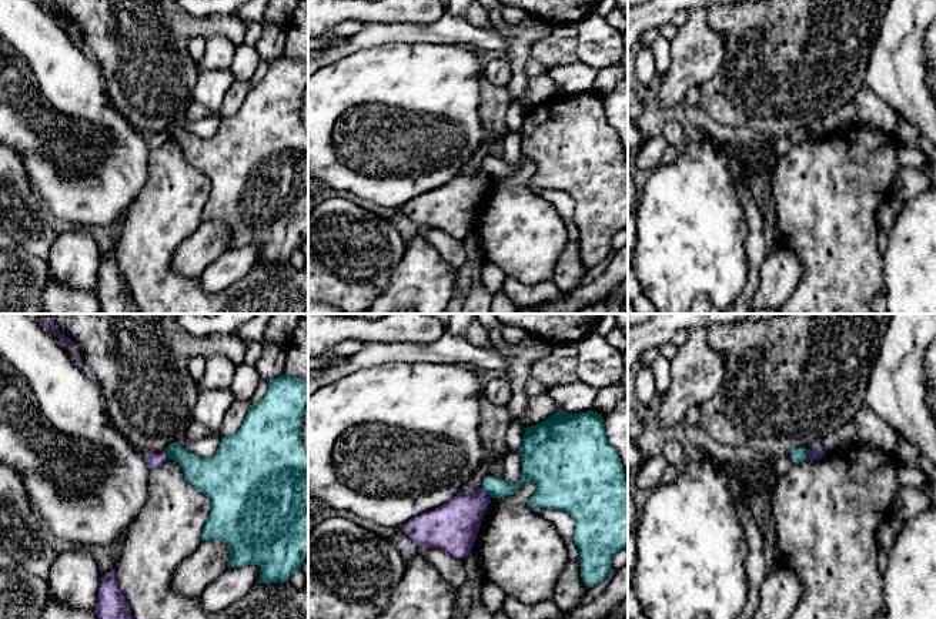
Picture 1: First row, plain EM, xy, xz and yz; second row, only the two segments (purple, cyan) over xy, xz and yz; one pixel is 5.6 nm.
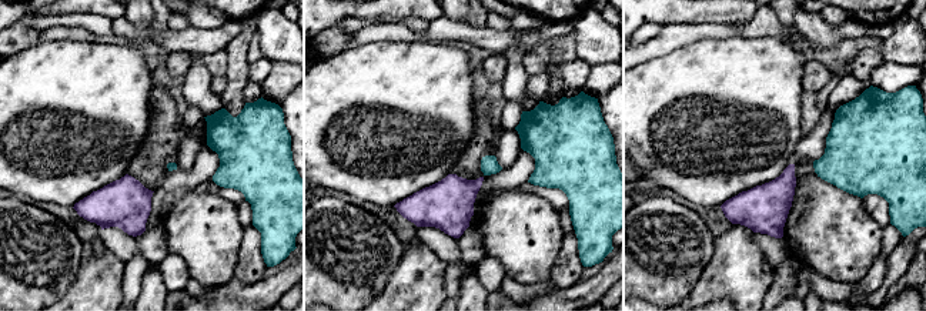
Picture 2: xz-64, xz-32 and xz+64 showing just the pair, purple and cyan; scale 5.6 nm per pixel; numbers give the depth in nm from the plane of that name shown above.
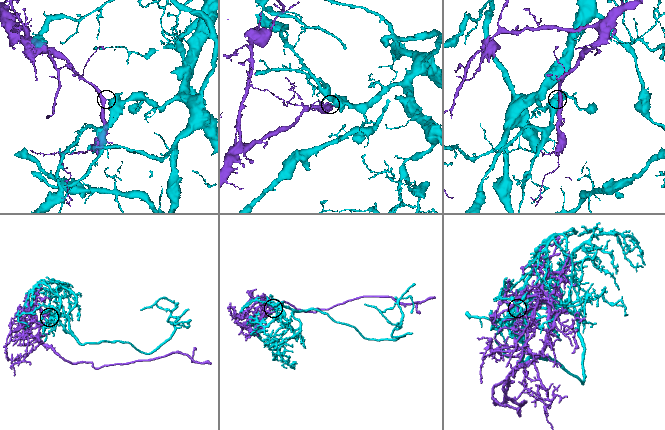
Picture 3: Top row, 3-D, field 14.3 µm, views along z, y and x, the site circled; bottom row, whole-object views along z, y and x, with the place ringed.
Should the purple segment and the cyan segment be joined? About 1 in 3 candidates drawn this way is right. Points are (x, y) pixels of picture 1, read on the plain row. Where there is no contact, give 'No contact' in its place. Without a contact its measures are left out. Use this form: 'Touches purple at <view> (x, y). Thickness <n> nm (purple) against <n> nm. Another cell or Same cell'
Touches purple at yz (806, 136). Thickness 70 nm (purple) against 80 nm. Another cell

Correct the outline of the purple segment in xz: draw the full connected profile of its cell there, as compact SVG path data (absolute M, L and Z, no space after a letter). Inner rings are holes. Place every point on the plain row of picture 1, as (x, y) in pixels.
M484 170L459 174L442 187L422 193L401 211L422 230L441 230L464 240L472 231L491 177Z

